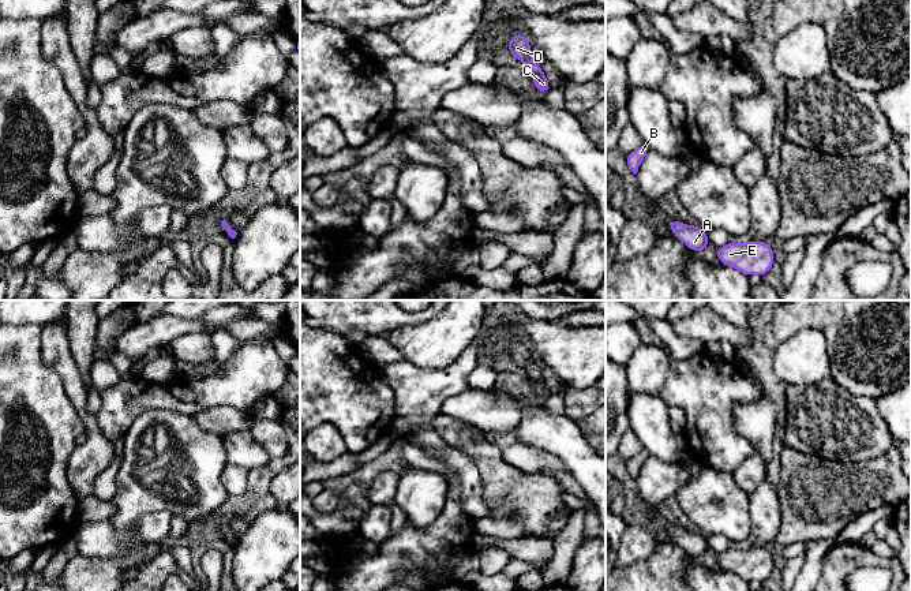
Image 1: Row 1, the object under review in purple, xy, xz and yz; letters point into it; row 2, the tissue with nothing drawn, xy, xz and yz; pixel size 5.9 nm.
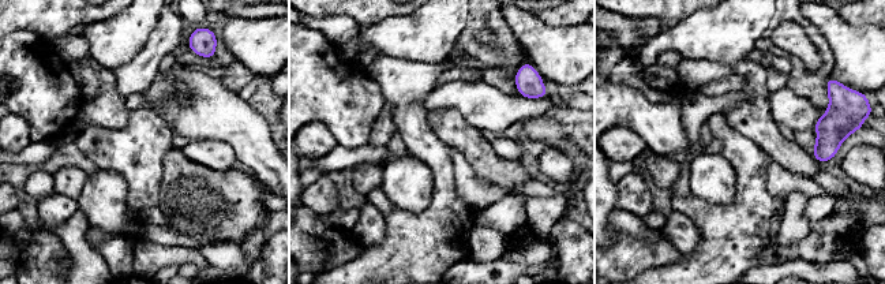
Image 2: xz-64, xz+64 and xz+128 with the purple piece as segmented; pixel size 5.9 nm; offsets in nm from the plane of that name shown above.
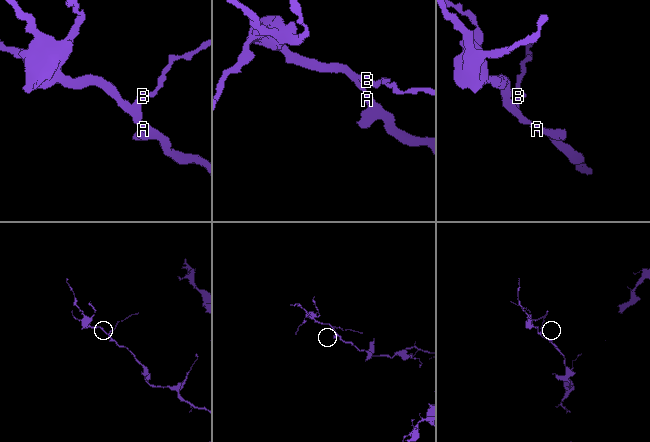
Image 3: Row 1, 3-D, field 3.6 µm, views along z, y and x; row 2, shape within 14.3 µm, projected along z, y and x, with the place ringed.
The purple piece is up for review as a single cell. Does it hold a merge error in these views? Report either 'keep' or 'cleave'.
keep

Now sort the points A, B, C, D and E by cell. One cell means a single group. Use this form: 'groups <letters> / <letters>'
groups A B C D E

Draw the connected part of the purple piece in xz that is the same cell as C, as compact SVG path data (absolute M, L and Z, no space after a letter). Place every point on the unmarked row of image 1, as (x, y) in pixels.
M522 338L511 341L507 349L507 355L513 363L518 364L528 373L529 378L533 382L536 396L544 400L551 394L543 375L536 370L536 366L532 362L529 345Z

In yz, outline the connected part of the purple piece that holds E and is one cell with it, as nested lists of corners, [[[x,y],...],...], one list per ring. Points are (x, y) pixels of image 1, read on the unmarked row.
[[[730,547],[724,553],[716,554],[716,561],[721,571],[732,572],[746,581],[762,583],[775,568],[772,551],[766,547]]]

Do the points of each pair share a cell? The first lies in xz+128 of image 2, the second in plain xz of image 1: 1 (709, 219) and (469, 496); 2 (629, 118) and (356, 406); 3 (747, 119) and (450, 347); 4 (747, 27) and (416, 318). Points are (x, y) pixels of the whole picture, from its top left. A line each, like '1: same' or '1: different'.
1: different
2: same
3: different
4: different

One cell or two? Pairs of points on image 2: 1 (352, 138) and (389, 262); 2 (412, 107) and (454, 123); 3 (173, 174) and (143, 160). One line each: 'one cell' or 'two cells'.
1: two cells
2: two cells
3: two cells

